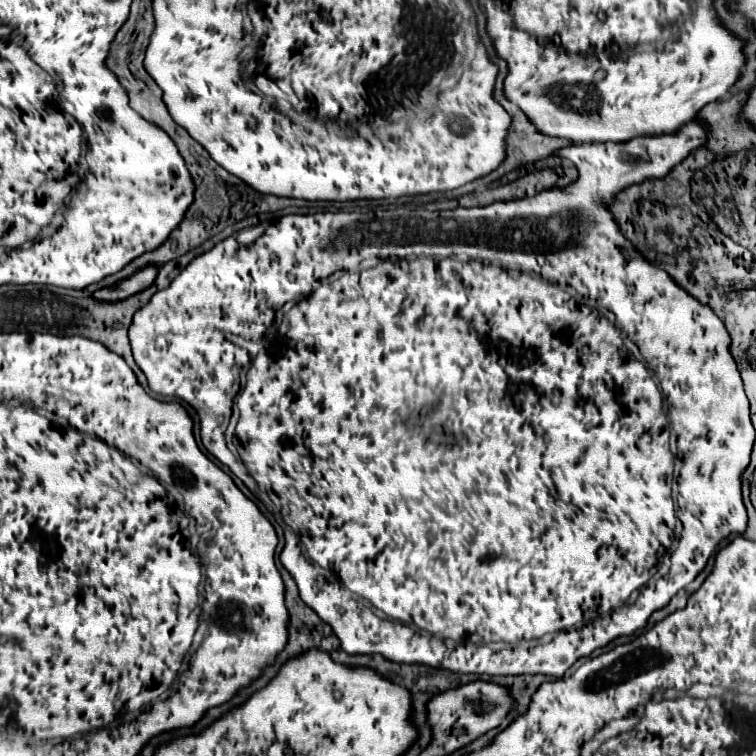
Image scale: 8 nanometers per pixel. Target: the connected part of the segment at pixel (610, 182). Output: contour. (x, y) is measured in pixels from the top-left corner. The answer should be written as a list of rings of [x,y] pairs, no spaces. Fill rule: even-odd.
[[[694,118],[694,120],[690,120],[690,122],[688,122],[688,124],[684,124],[684,126],[682,126],[682,128],[680,128],[680,130],[678,130],[678,132],[674,132],[674,134],[664,134],[664,136],[648,136],[648,138],[634,138],[634,140],[632,140],[632,142],[622,142],[622,144],[616,144],[616,142],[600,142],[600,144],[582,144],[582,146],[580,146],[580,144],[576,144],[576,146],[566,146],[566,148],[560,148],[560,150],[557,150],[557,151],[556,151],[556,152],[555,152],[555,154],[556,154],[556,155],[558,155],[558,156],[560,156],[560,158],[563,158],[563,159],[565,159],[565,160],[568,160],[568,161],[570,161],[570,162],[574,162],[574,164],[576,164],[576,166],[578,166],[578,172],[580,172],[580,176],[578,176],[578,180],[576,180],[576,182],[574,182],[574,184],[570,184],[570,186],[568,186],[568,188],[566,188],[566,190],[548,190],[548,192],[540,192],[540,194],[536,194],[536,196],[530,196],[530,198],[520,198],[520,200],[510,200],[510,202],[496,202],[496,204],[490,204],[490,206],[482,206],[482,208],[454,208],[454,210],[440,210],[440,212],[428,212],[428,216],[424,216],[424,218],[422,218],[422,220],[414,220],[414,218],[412,218],[412,214],[410,214],[410,210],[406,210],[406,208],[396,208],[396,210],[378,210],[378,212],[366,212],[366,214],[360,214],[360,212],[336,212],[336,214],[334,214],[334,212],[318,212],[318,214],[306,214],[306,216],[298,216],[298,214],[288,214],[288,216],[282,216],[282,218],[278,218],[278,220],[274,220],[274,222],[270,222],[270,224],[268,224],[268,226],[266,226],[266,230],[264,230],[264,234],[262,234],[262,236],[260,236],[260,238],[258,238],[258,240],[256,240],[256,242],[252,242],[252,244],[250,244],[250,246],[242,246],[242,244],[240,244],[240,242],[238,242],[238,240],[236,240],[236,236],[230,236],[230,238],[226,238],[226,240],[222,240],[222,242],[218,242],[218,244],[216,244],[216,246],[214,246],[214,248],[212,248],[212,250],[208,250],[208,252],[204,252],[204,254],[202,254],[202,256],[198,256],[198,258],[194,258],[194,260],[192,260],[192,262],[190,262],[190,264],[188,264],[188,266],[186,266],[186,268],[184,268],[184,270],[182,270],[182,272],[180,272],[180,274],[178,274],[178,276],[176,276],[176,278],[174,278],[174,280],[172,280],[172,284],[170,284],[170,286],[168,286],[168,288],[164,288],[164,290],[158,290],[158,292],[156,292],[156,294],[154,294],[154,296],[152,296],[152,298],[150,298],[150,302],[148,302],[148,304],[146,304],[146,306],[142,306],[142,308],[140,308],[140,310],[138,310],[138,312],[136,312],[136,314],[134,314],[134,320],[132,320],[132,326],[130,326],[130,344],[132,344],[132,354],[134,354],[134,360],[136,360],[136,364],[138,364],[138,366],[140,366],[140,370],[142,370],[142,372],[144,372],[144,374],[146,374],[146,378],[148,378],[148,386],[150,386],[150,390],[152,390],[152,392],[154,392],[154,394],[162,394],[162,396],[174,396],[174,398],[180,398],[180,400],[184,400],[184,402],[188,402],[188,404],[190,404],[190,406],[192,406],[192,408],[194,408],[194,410],[196,410],[196,412],[198,412],[198,416],[200,416],[200,426],[202,426],[202,444],[204,444],[204,446],[206,446],[206,450],[208,450],[208,452],[210,452],[210,454],[212,454],[212,456],[216,456],[216,458],[218,458],[218,460],[220,460],[220,462],[222,462],[222,464],[224,464],[224,466],[228,466],[228,468],[230,468],[230,470],[232,470],[232,474],[236,474],[236,476],[238,476],[238,478],[240,478],[240,480],[242,480],[242,482],[244,482],[244,484],[246,484],[246,486],[248,486],[248,488],[250,488],[250,490],[252,490],[252,478],[254,478],[254,480],[256,480],[256,482],[258,482],[258,486],[260,486],[260,490],[262,490],[262,492],[266,492],[266,494],[270,494],[270,498],[272,498],[272,502],[274,502],[274,504],[278,504],[278,508],[280,508],[280,512],[282,512],[282,518],[284,518],[284,522],[286,522],[286,524],[288,524],[288,526],[290,526],[290,528],[292,528],[292,530],[294,530],[294,532],[296,532],[296,533],[294,533],[294,532],[293,532],[293,531],[291,531],[291,530],[289,530],[289,529],[287,529],[287,530],[286,530],[286,531],[285,531],[285,533],[284,533],[284,537],[285,537],[285,546],[284,546],[284,548],[283,548],[283,551],[282,551],[282,553],[281,553],[281,555],[280,555],[280,560],[281,560],[281,563],[282,563],[282,564],[283,564],[283,566],[284,566],[284,568],[286,568],[286,570],[288,570],[288,572],[290,572],[290,574],[292,574],[292,578],[294,578],[294,582],[296,582],[296,584],[298,584],[298,590],[300,590],[300,598],[302,598],[302,600],[304,600],[304,602],[306,602],[306,606],[310,606],[310,608],[312,608],[312,610],[314,610],[314,612],[316,612],[316,614],[318,614],[318,616],[320,616],[320,618],[322,618],[322,620],[324,620],[324,622],[328,622],[328,624],[330,624],[330,626],[332,626],[332,630],[334,630],[334,634],[336,634],[336,636],[338,636],[338,640],[340,640],[340,646],[342,646],[342,650],[344,650],[344,652],[348,652],[348,654],[376,654],[376,652],[378,652],[378,654],[382,654],[382,656],[386,656],[386,658],[388,658],[388,660],[392,660],[392,662],[408,662],[408,664],[410,664],[410,662],[420,662],[420,664],[428,664],[428,666],[434,666],[434,668],[442,668],[442,670],[450,670],[450,672],[464,672],[464,674],[552,674],[552,676],[562,676],[562,674],[564,674],[564,672],[566,672],[566,670],[568,670],[568,668],[570,668],[570,666],[572,666],[572,664],[574,664],[574,662],[576,662],[576,660],[578,660],[578,658],[582,658],[582,656],[590,656],[590,654],[592,654],[592,652],[594,652],[594,650],[596,650],[596,648],[604,648],[604,646],[606,646],[606,644],[608,644],[608,642],[612,642],[612,640],[614,640],[614,638],[618,638],[618,636],[628,636],[628,634],[634,634],[634,632],[636,632],[636,630],[638,630],[638,628],[644,628],[644,626],[646,626],[646,622],[648,622],[648,618],[650,618],[650,616],[651,616],[651,614],[652,614],[652,613],[653,613],[653,612],[654,612],[654,611],[656,611],[656,610],[659,610],[659,609],[661,609],[661,608],[662,608],[662,606],[666,606],[666,604],[668,604],[668,603],[669,603],[669,602],[670,602],[670,600],[671,600],[671,599],[672,599],[672,596],[675,596],[675,595],[676,595],[676,592],[678,592],[678,590],[681,590],[681,589],[684,589],[684,586],[686,586],[686,584],[688,584],[688,582],[691,582],[691,581],[693,581],[693,580],[694,580],[694,576],[696,576],[696,574],[698,574],[698,572],[700,572],[700,570],[704,570],[704,566],[706,566],[706,562],[708,562],[708,558],[710,558],[710,556],[712,556],[712,552],[714,552],[714,550],[716,550],[716,546],[718,546],[718,544],[720,544],[720,540],[722,540],[722,538],[726,538],[726,536],[730,536],[730,534],[732,534],[732,532],[744,532],[744,530],[746,530],[746,522],[748,522],[748,516],[746,516],[746,508],[744,508],[744,502],[742,502],[742,490],[740,490],[740,486],[742,486],[742,478],[740,478],[740,476],[742,476],[742,472],[744,472],[744,470],[746,470],[746,466],[748,466],[748,462],[750,462],[750,452],[752,452],[752,444],[754,444],[754,428],[752,428],[752,422],[750,422],[750,408],[748,408],[748,398],[746,398],[746,394],[744,394],[744,388],[742,388],[742,380],[740,380],[740,374],[738,374],[738,368],[736,368],[736,362],[734,362],[734,358],[732,358],[732,354],[730,354],[730,338],[728,338],[728,332],[726,332],[726,328],[724,328],[724,324],[722,324],[722,322],[720,322],[720,320],[718,320],[718,318],[716,318],[716,314],[714,314],[714,312],[712,312],[712,310],[710,310],[710,308],[708,308],[708,306],[702,306],[702,304],[700,304],[700,302],[698,302],[698,300],[696,300],[696,298],[692,298],[692,296],[690,296],[690,294],[688,294],[688,292],[684,292],[684,290],[682,290],[682,288],[680,288],[680,286],[678,286],[678,284],[674,284],[674,280],[672,280],[672,278],[670,278],[670,276],[668,276],[668,274],[666,274],[666,272],[662,272],[662,270],[658,270],[658,268],[656,268],[656,266],[652,266],[652,264],[648,264],[648,262],[646,262],[646,260],[644,260],[644,258],[640,258],[640,254],[636,254],[636,250],[634,250],[634,248],[632,248],[632,244],[630,244],[630,242],[628,242],[628,240],[626,240],[626,238],[624,238],[624,236],[622,236],[622,234],[620,234],[620,230],[618,230],[618,226],[616,226],[616,222],[614,222],[614,218],[612,218],[612,214],[610,214],[610,210],[608,210],[608,208],[606,208],[606,202],[608,202],[608,200],[612,200],[612,198],[614,198],[614,196],[616,196],[616,194],[618,194],[618,192],[620,192],[620,190],[622,190],[622,188],[624,188],[624,186],[630,186],[630,184],[636,184],[636,182],[642,182],[642,180],[646,180],[646,178],[658,178],[658,176],[666,176],[666,174],[668,174],[668,172],[670,172],[670,170],[672,170],[672,168],[674,168],[674,166],[676,166],[676,164],[680,164],[680,162],[682,162],[682,160],[684,160],[684,158],[688,158],[688,154],[690,154],[690,152],[694,152],[694,150],[698,150],[698,148],[700,148],[700,146],[704,146],[704,122],[700,122],[700,118]],[[372,258],[378,258],[378,260],[380,260],[380,262],[376,262],[376,264],[378,264],[378,266],[372,266],[372,268],[366,268],[366,260],[372,260]],[[464,284],[470,284],[470,286],[468,286],[468,290],[470,290],[470,300],[468,300],[468,302],[462,302],[462,298],[460,298],[460,296],[462,296],[462,290],[464,290],[464,288],[466,288],[466,286],[464,286]],[[286,302],[292,302],[292,308],[288,308],[288,310],[284,310],[284,314],[282,314],[282,320],[280,320],[280,324],[278,324],[278,326],[274,326],[274,318],[276,318],[276,310],[282,310],[282,308],[284,308],[284,304],[286,304]],[[622,334],[626,334],[626,336],[628,336],[628,338],[630,338],[630,340],[632,340],[632,342],[634,342],[634,344],[636,344],[636,346],[638,346],[638,350],[640,350],[640,354],[642,354],[642,356],[644,356],[644,360],[646,360],[646,364],[648,364],[648,366],[644,366],[644,364],[642,364],[642,362],[638,362],[638,360],[636,360],[636,358],[634,358],[634,356],[632,356],[632,354],[630,354],[630,352],[628,352],[628,348],[626,348],[626,346],[624,346],[624,340],[622,340]],[[260,340],[264,340],[264,348],[262,348],[262,350],[260,350],[260,354],[258,354],[258,356],[256,356],[256,360],[254,360],[254,362],[252,362],[252,368],[250,368],[250,364],[249,364],[249,365],[248,365],[248,366],[246,366],[246,364],[248,364],[248,362],[250,362],[250,356],[248,356],[248,350],[246,350],[246,344],[248,344],[248,342],[260,342]],[[650,372],[652,372],[652,374],[656,374],[656,378],[658,378],[658,382],[660,382],[660,388],[662,388],[662,390],[658,390],[658,384],[656,384],[656,382],[654,382],[654,380],[652,380],[652,378],[650,378]],[[235,402],[236,402],[236,404],[238,404],[238,408],[240,408],[240,420],[238,420],[238,426],[236,426],[236,434],[234,434],[234,446],[236,446],[236,450],[238,450],[238,454],[240,454],[240,458],[242,458],[242,460],[244,460],[244,464],[246,464],[246,468],[248,468],[248,470],[244,470],[244,464],[242,464],[242,462],[240,462],[240,458],[236,458],[236,456],[234,456],[234,454],[232,454],[232,452],[230,452],[230,448],[228,448],[228,446],[226,446],[226,440],[224,440],[224,428],[226,428],[226,426],[228,426],[228,420],[230,420],[230,416],[231,416],[231,411],[232,411],[232,406],[234,406],[234,404],[235,404]],[[670,424],[672,424],[672,428],[674,428],[674,432],[676,432],[676,438],[678,438],[678,456],[680,456],[680,460],[682,460],[682,462],[683,462],[683,464],[682,464],[682,468],[680,468],[680,472],[679,472],[679,475],[678,475],[678,477],[677,477],[677,485],[678,485],[678,497],[677,497],[677,511],[676,511],[676,510],[674,510],[674,504],[672,504],[672,498],[670,498],[670,480],[672,480],[672,472],[674,472],[674,460],[672,460],[672,452],[670,452],[670,446],[668,446],[668,438],[670,438]],[[674,512],[676,512],[676,516],[677,516],[677,518],[678,518],[678,520],[680,520],[680,522],[681,522],[681,523],[682,523],[682,532],[680,532],[680,540],[678,540],[678,544],[676,544],[676,549],[675,549],[675,550],[672,550],[672,551],[671,551],[671,552],[670,552],[670,561],[671,561],[671,566],[670,566],[670,572],[668,572],[668,576],[664,576],[664,578],[660,578],[660,580],[654,580],[654,582],[650,582],[650,580],[648,580],[648,576],[654,576],[654,574],[656,574],[656,558],[658,558],[658,552],[660,552],[660,548],[662,548],[662,544],[664,544],[664,548],[668,548],[668,546],[670,546],[670,544],[672,544],[672,534],[674,534],[674,518],[676,518],[676,516],[674,516]],[[299,541],[300,541],[300,542],[302,542],[302,546],[306,546],[306,552],[308,552],[308,558],[305,558],[305,557],[304,557],[304,556],[303,556],[303,554],[302,554],[302,552],[301,552],[301,548],[300,548],[300,544],[299,544]],[[624,604],[628,604],[628,610],[618,610],[618,608],[620,608],[620,606],[624,606]],[[374,608],[378,608],[378,610],[380,610],[380,612],[384,612],[384,616],[378,616],[378,614],[376,614],[376,612],[374,612]],[[546,634],[552,634],[552,638],[550,638],[550,640],[544,640],[544,636],[546,636]]]

